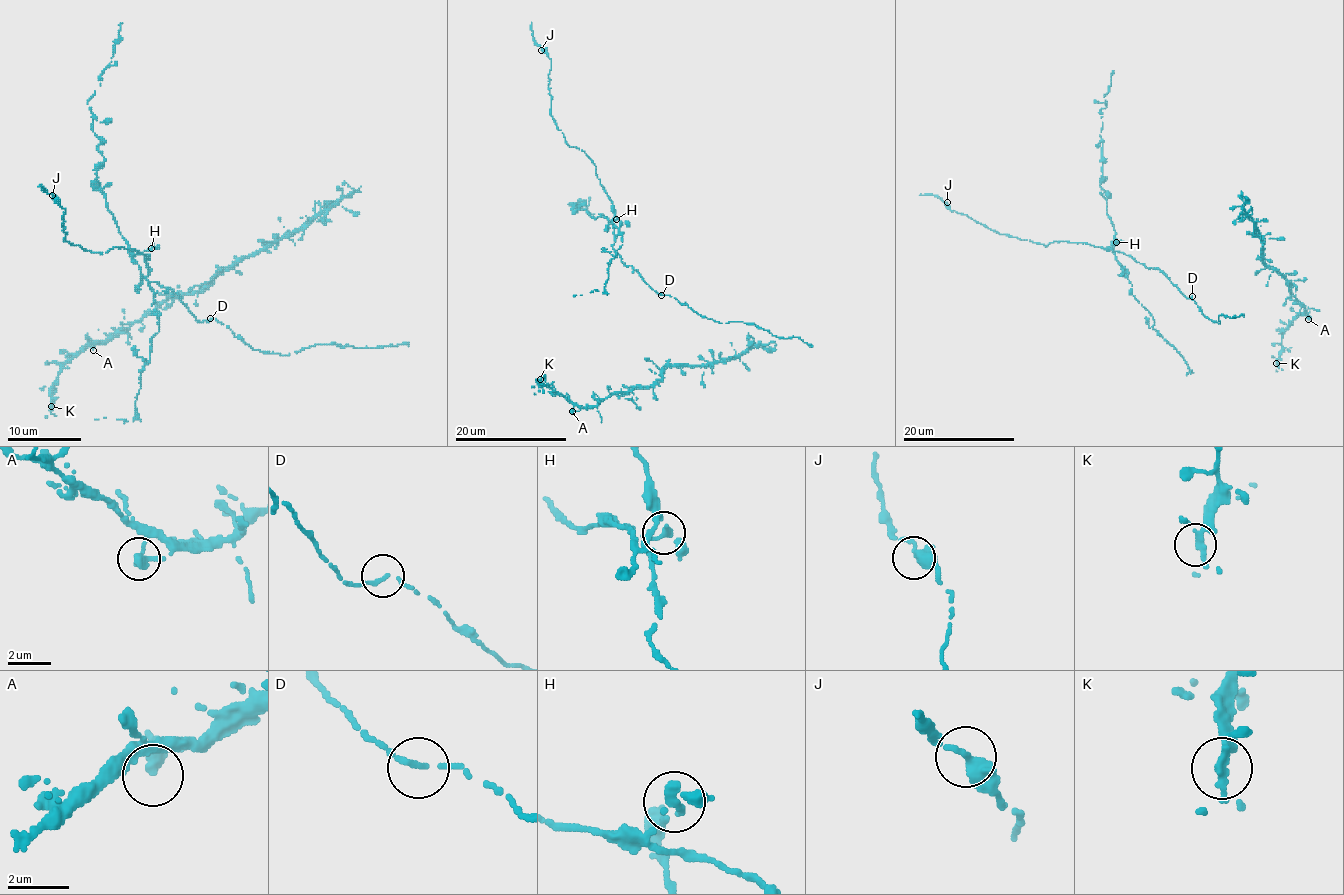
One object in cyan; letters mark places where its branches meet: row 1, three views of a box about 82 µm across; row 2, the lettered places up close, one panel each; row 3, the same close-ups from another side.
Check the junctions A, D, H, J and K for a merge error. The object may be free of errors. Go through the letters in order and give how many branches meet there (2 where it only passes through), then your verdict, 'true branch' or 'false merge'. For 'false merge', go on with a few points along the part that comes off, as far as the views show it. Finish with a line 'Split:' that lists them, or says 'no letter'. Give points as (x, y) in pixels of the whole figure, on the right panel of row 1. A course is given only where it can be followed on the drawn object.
A: 3 branches meet; true branch
D: 2 branches meet; true branch
H: 2 branches meet; false merge; foreign part runs (1116, 242), (1114, 247), (1107, 196), (1100, 185), (1102, 173), (1101, 110), (1107, 107), (1104, 97), (1114, 70)
J: 2 branches meet; true branch
K: 2 branches meet; true branch
Split: H

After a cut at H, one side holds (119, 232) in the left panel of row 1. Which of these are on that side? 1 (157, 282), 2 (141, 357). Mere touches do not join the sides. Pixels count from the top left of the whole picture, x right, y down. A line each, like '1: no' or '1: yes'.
1: no
2: yes

